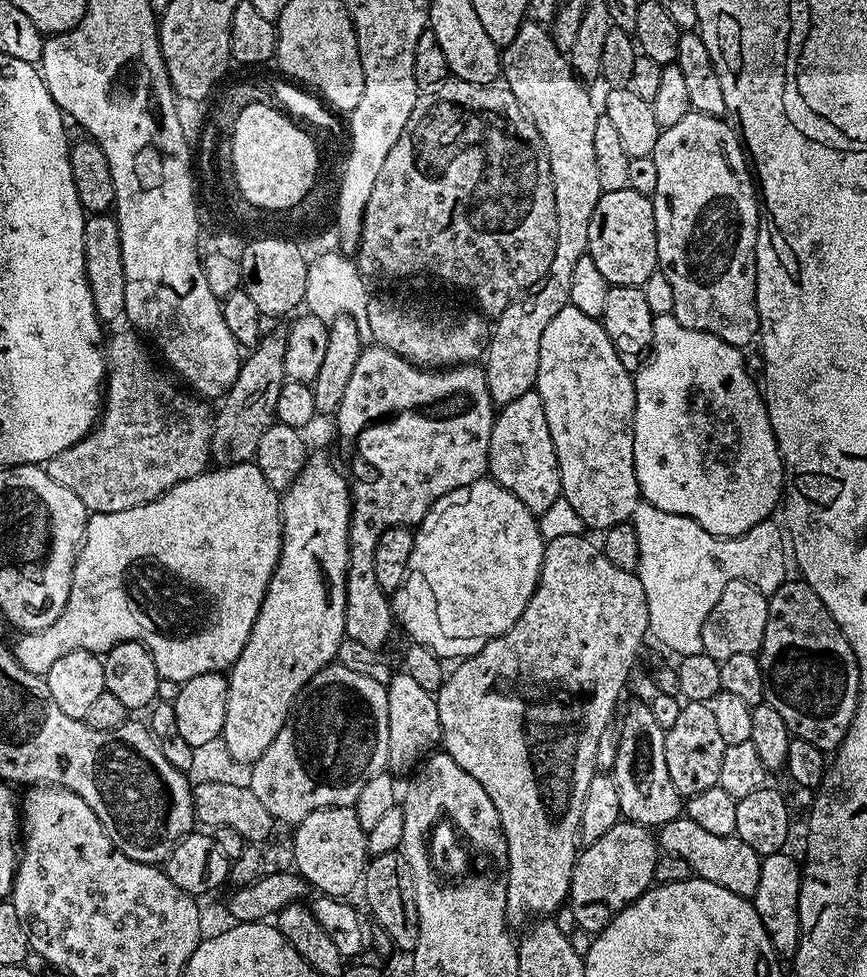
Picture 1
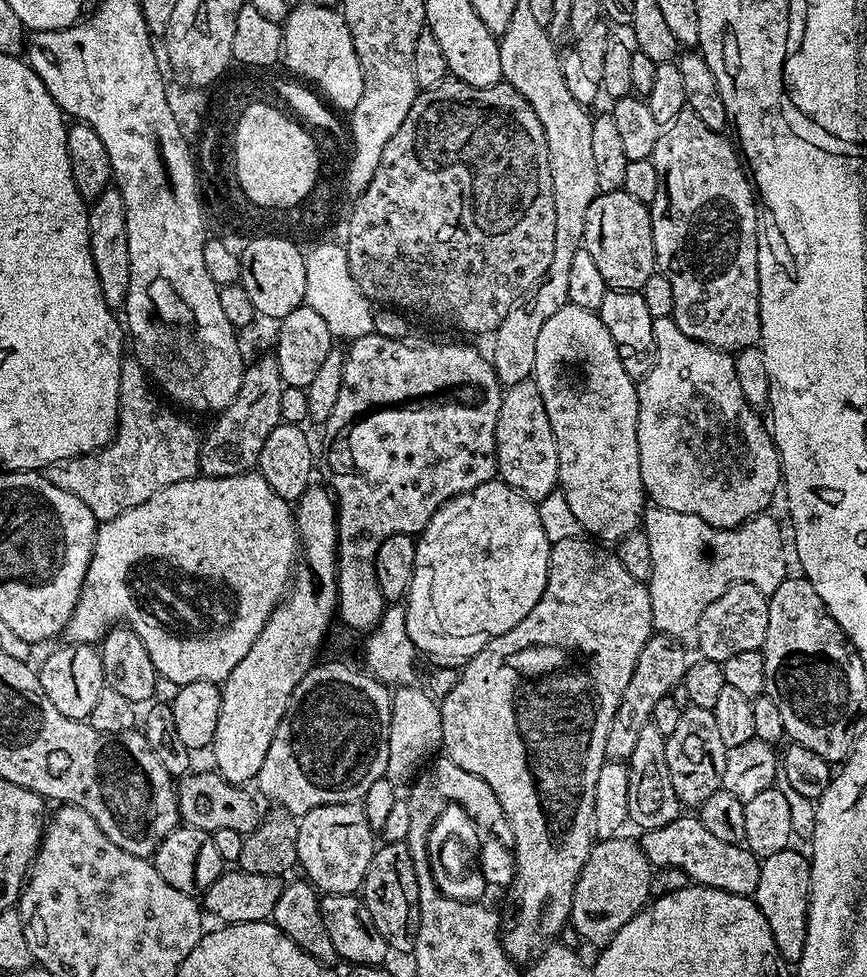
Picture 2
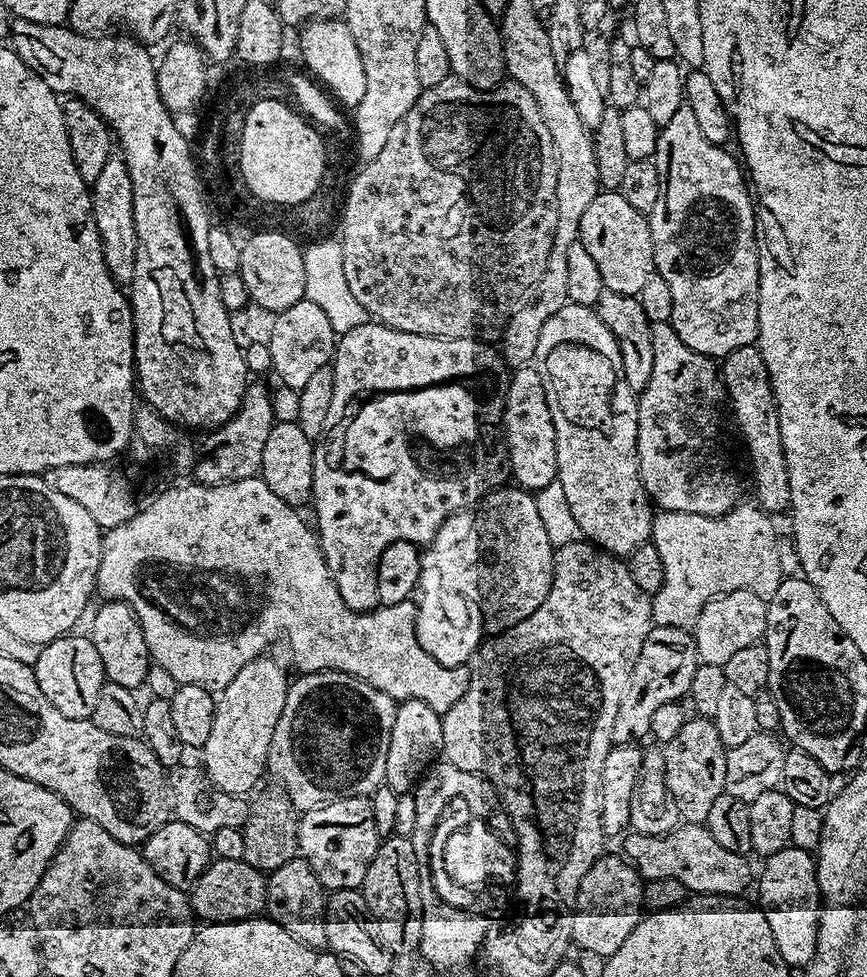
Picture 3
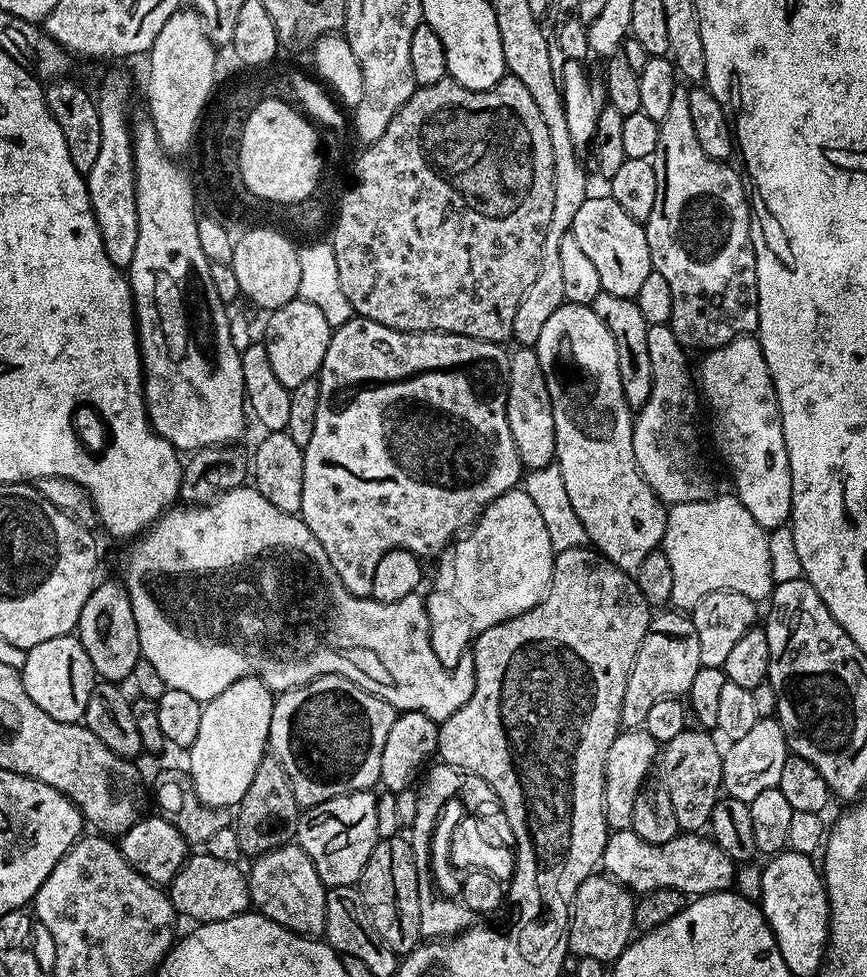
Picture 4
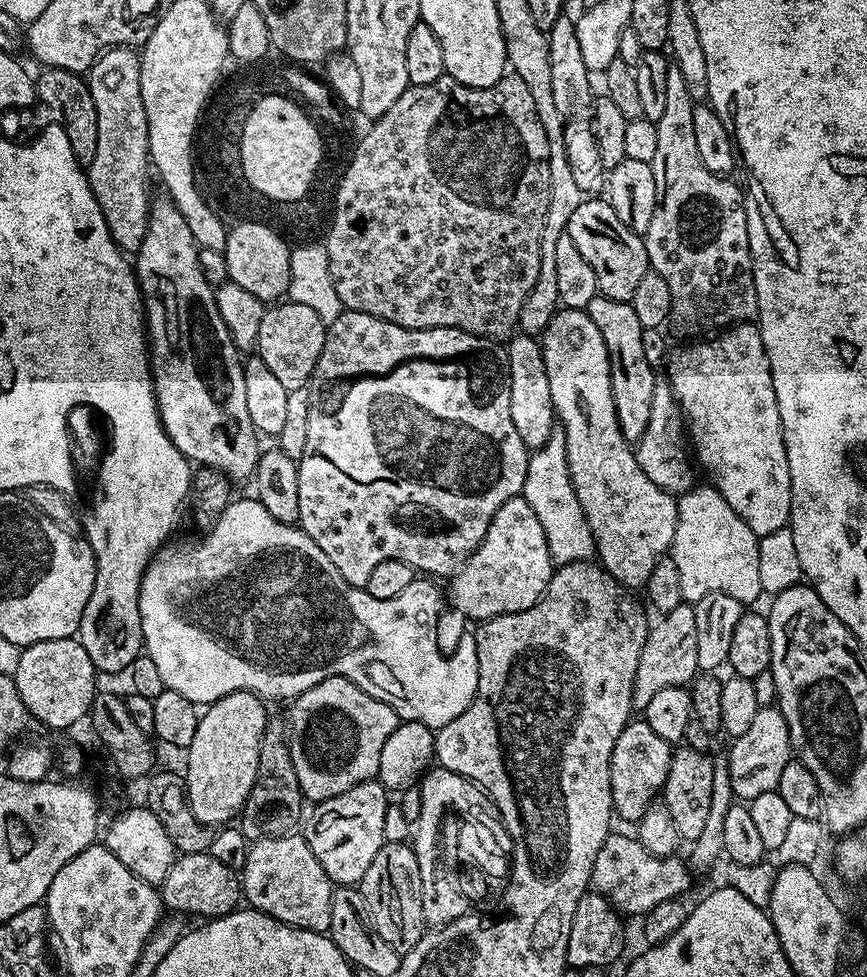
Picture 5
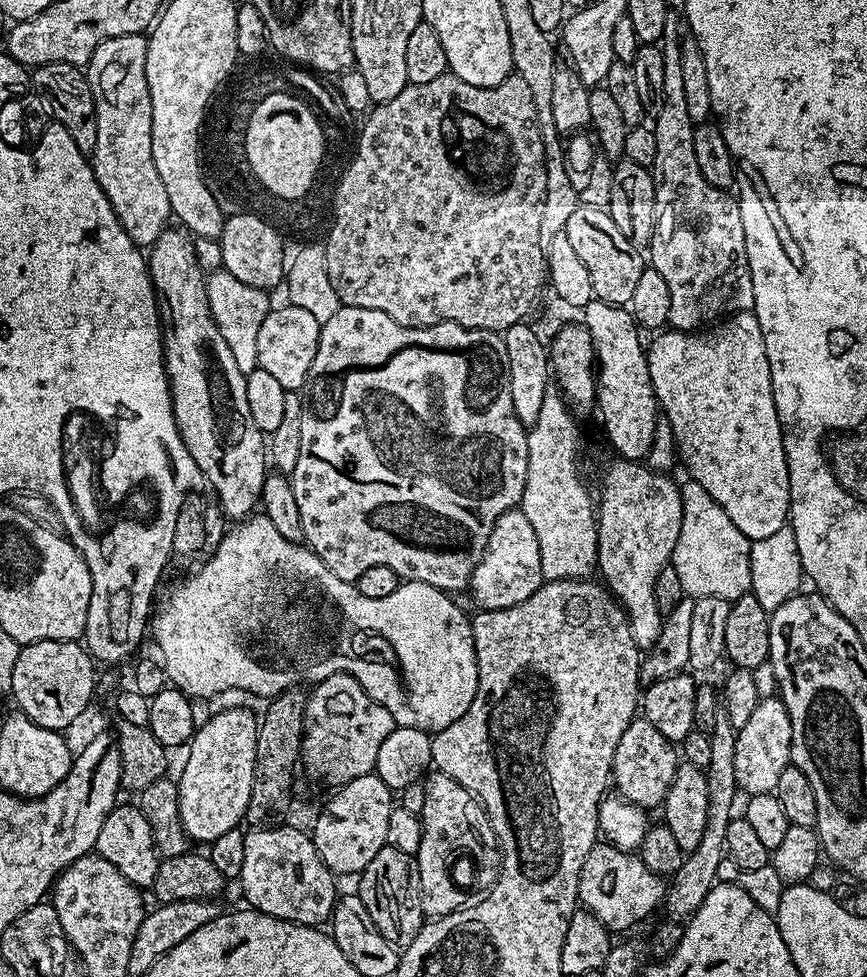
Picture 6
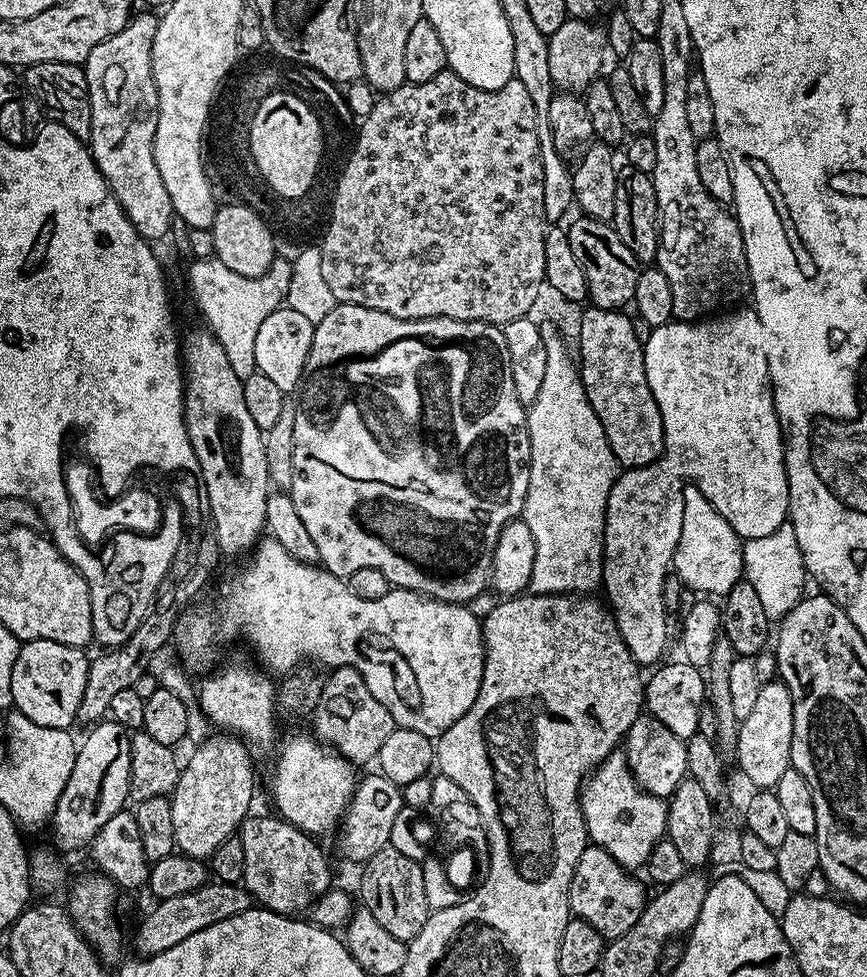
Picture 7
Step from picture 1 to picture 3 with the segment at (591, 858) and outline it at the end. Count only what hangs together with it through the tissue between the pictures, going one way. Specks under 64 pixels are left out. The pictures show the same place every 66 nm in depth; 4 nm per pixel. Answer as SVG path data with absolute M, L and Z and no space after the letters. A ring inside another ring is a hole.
M601 855L586 870L586 878L578 886L576 911L572 914L572 944L579 951L590 950L610 957L638 926L644 908L644 880L623 855Z

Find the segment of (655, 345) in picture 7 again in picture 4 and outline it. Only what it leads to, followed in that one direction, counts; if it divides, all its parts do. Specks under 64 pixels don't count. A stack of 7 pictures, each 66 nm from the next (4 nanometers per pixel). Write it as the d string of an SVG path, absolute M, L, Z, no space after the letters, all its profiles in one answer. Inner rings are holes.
M741 335L726 342L721 348L713 348L698 368L698 388L708 399L712 412L716 415L716 428L720 431L720 452L732 471L736 483L734 494L754 514L754 520L766 530L779 528L789 523L792 515L792 479L790 478L790 458L786 454L786 438L782 434L782 418L774 382L766 366L764 351L755 335Z

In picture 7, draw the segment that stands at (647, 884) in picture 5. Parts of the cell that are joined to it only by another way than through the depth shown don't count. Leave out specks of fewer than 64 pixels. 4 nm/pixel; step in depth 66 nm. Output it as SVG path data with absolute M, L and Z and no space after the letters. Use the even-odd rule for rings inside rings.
M589 843L578 858L578 866L570 882L568 907L571 915L578 920L585 920L605 941L611 942L626 934L642 914L646 903L644 888L635 880L633 873L623 868L605 848Z

